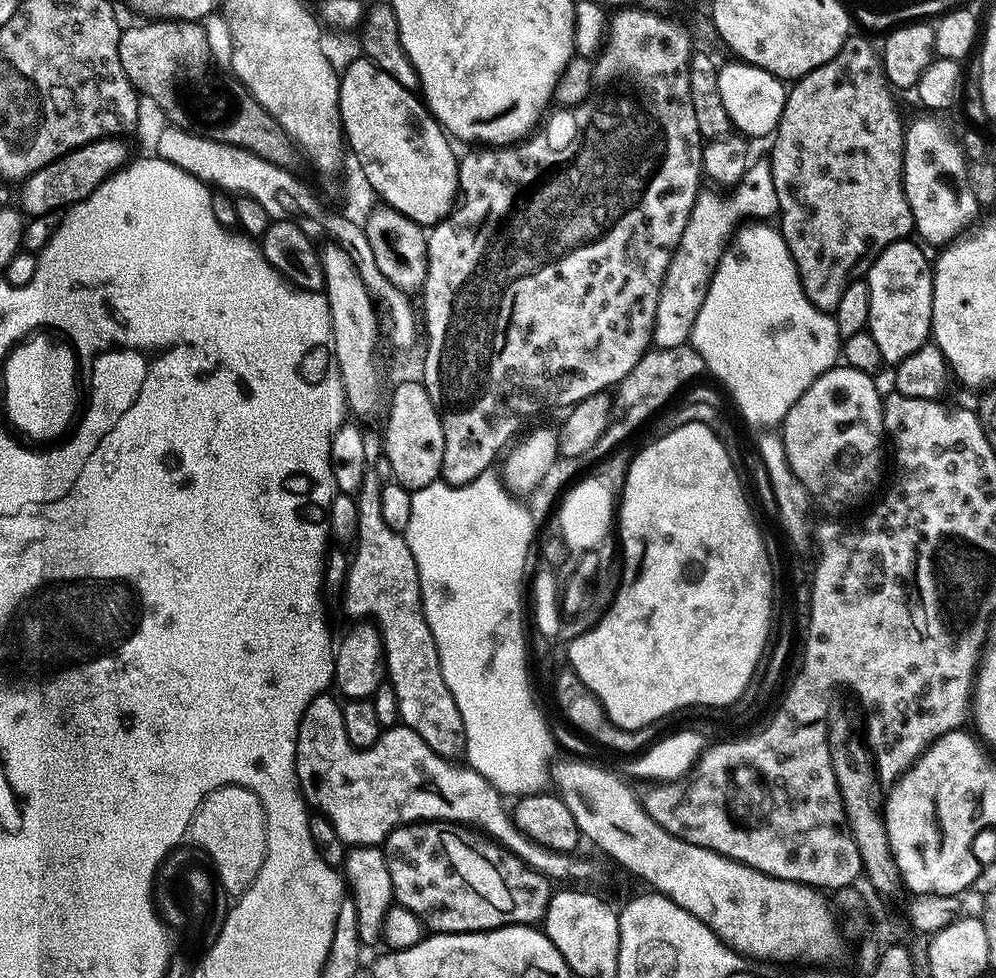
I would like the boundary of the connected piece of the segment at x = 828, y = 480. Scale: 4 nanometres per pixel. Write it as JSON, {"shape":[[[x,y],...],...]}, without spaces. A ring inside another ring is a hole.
{"shape":[[[831,368],[786,414],[782,439],[790,470],[817,501],[844,504],[855,492],[874,491],[880,480],[880,447],[886,444],[884,401],[872,380],[862,370]]]}

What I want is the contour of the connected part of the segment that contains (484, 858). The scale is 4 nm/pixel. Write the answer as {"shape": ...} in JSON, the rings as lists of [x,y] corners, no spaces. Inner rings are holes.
{"shape":[[[447,822],[402,824],[384,839],[382,847],[386,870],[390,870],[395,903],[419,916],[425,929],[433,933],[489,932],[495,928],[509,928],[511,924],[539,925],[554,891],[549,877],[529,868],[523,860],[519,860],[507,848],[501,848],[495,840],[481,838],[475,831]]]}

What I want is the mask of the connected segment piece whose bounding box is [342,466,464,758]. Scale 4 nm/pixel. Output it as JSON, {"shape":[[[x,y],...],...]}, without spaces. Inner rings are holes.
{"shape":[[[368,466],[364,472],[359,491],[355,493],[356,500],[356,549],[351,549],[350,563],[348,566],[348,576],[344,579],[344,587],[342,595],[344,595],[344,612],[348,616],[353,616],[356,622],[371,621],[378,629],[382,642],[384,643],[384,666],[386,669],[387,683],[392,685],[394,694],[398,698],[398,710],[400,711],[400,719],[404,725],[410,730],[414,730],[414,734],[418,734],[418,738],[422,738],[422,742],[426,742],[426,746],[430,746],[430,750],[434,750],[440,756],[456,758],[464,751],[464,727],[462,726],[462,714],[458,714],[458,706],[454,702],[454,694],[450,694],[450,690],[446,686],[446,678],[442,678],[442,666],[438,662],[438,646],[434,642],[434,634],[430,634],[430,626],[426,622],[426,614],[422,606],[422,594],[420,593],[420,579],[418,578],[418,566],[414,562],[414,554],[410,554],[410,546],[408,540],[403,535],[394,530],[390,530],[390,526],[386,526],[386,521],[382,519],[382,486],[385,480],[378,478],[375,467]]]}

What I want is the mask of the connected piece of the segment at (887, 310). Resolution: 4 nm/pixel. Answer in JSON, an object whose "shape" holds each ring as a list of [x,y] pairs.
{"shape":[[[915,239],[899,240],[882,254],[870,266],[868,289],[870,290],[870,318],[866,331],[872,335],[885,365],[901,364],[922,345],[929,343],[932,334],[932,285],[933,261],[923,252]]]}

